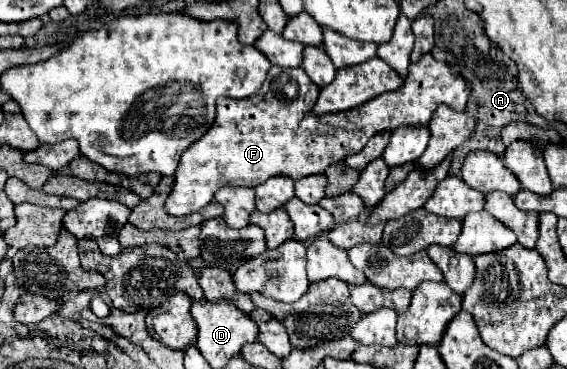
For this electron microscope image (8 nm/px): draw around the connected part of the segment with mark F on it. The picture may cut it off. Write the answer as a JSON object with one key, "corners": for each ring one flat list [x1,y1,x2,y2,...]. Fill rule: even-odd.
{"corners":[[424,53,418,63,410,63,408,77,402,87,390,93,382,93,374,101,368,101,366,105,360,105,358,109,350,109,348,113,342,111,342,113,326,115,326,117,314,115,314,101,318,99,318,93,320,89,310,81,310,77,306,75,302,67,292,67,292,69,272,67,258,95,248,97,248,99,238,99,238,101,234,101,232,97,230,99,220,97,216,121,206,133,206,137,198,139,198,143,194,143,190,149,186,149,186,153,182,153,180,165,174,173,176,177,174,189,166,199,166,211,170,215,194,213,202,209,204,205,208,205,214,199,214,193,226,185,258,187,260,183,264,183,266,179,274,175,288,175,296,181,306,175,324,173,328,165,338,163,346,159,348,155,362,151,368,139,384,129,396,129,402,125,428,125,434,109,440,103,446,103,456,111,464,111,470,87,460,75,456,75,450,69,450,65,446,65,446,61,436,61,432,53]]}

